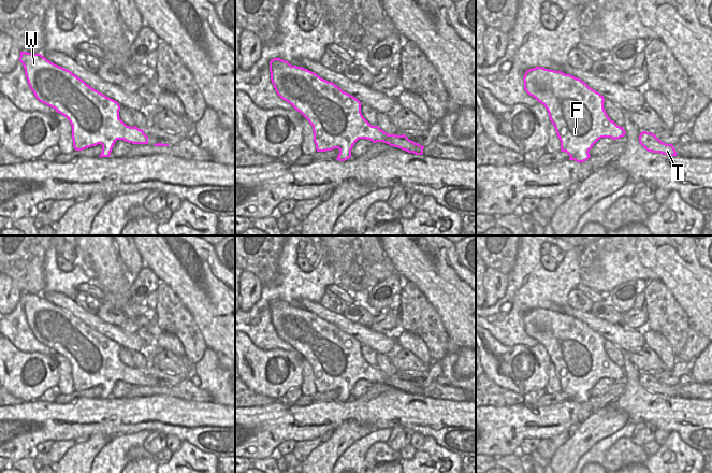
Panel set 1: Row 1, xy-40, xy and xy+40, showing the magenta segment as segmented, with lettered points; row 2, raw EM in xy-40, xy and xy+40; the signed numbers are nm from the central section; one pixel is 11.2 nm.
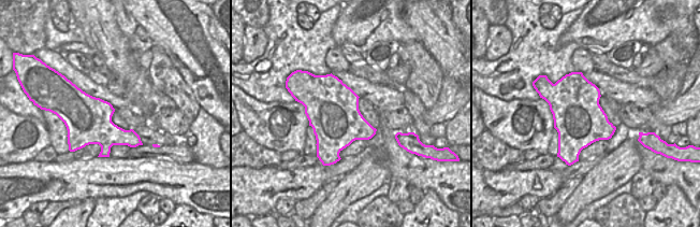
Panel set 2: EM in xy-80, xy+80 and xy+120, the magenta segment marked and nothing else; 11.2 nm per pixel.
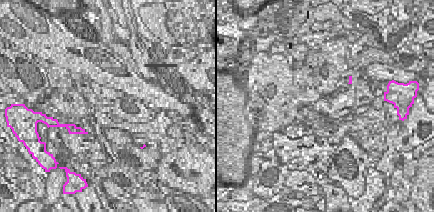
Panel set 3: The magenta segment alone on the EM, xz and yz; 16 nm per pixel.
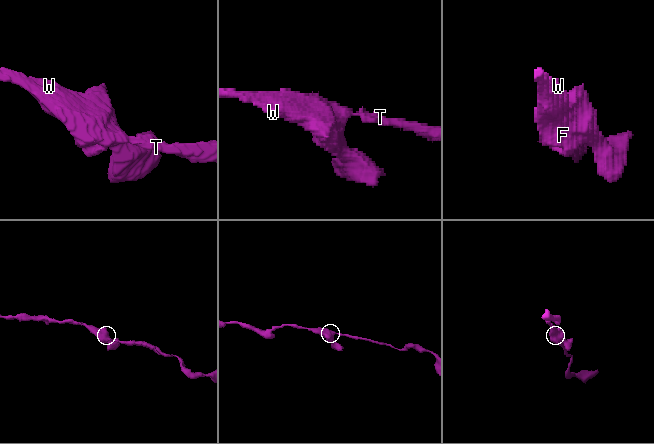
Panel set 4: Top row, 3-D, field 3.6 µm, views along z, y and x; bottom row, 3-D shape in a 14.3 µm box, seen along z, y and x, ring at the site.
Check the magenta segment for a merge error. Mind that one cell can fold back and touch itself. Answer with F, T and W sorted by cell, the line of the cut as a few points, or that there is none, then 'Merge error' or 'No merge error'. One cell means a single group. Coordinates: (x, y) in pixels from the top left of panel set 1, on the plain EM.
Groups: F T W. No split. No merge error

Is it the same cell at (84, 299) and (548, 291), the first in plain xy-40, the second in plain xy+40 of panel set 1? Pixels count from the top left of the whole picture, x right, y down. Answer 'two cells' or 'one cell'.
two cells

